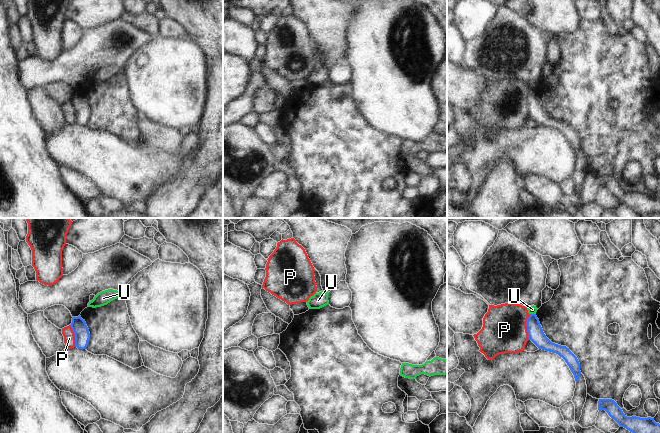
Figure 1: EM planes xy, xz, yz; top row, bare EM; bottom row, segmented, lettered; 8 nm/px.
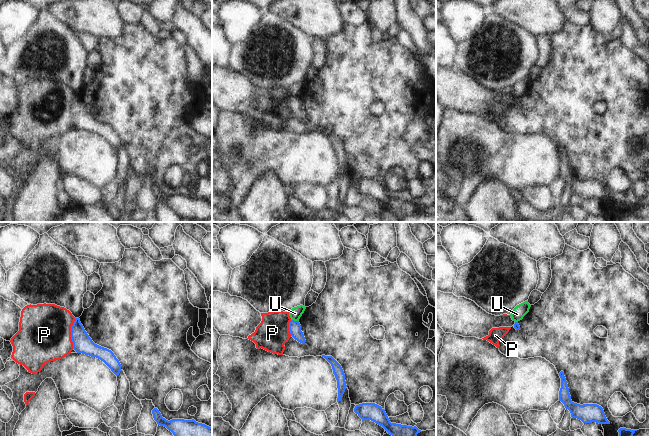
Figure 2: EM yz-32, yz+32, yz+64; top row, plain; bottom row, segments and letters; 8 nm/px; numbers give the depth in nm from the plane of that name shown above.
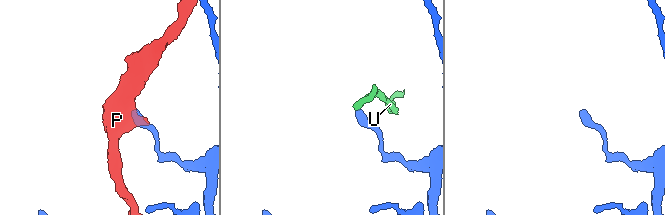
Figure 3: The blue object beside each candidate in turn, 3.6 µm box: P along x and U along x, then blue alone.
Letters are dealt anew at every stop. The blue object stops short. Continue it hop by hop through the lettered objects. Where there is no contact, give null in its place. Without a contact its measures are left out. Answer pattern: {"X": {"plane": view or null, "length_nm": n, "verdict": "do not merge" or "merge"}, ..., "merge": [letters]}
{"P": {"plane": "yz", "length_nm": 200, "verdict": "do not merge"}, "U": {"plane": "yz", "length_nm": 50, "verdict": "do not merge"}, "merge": []}

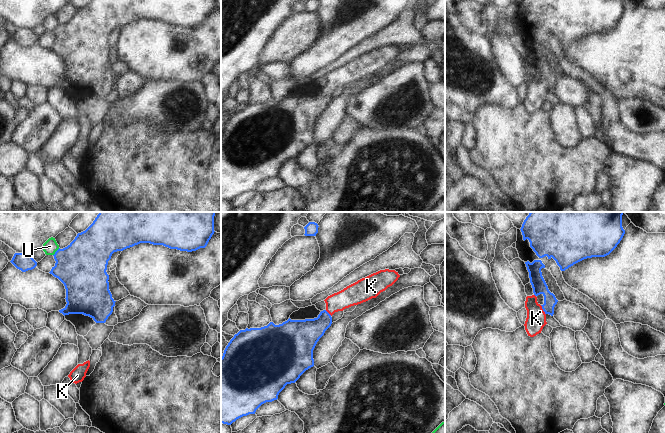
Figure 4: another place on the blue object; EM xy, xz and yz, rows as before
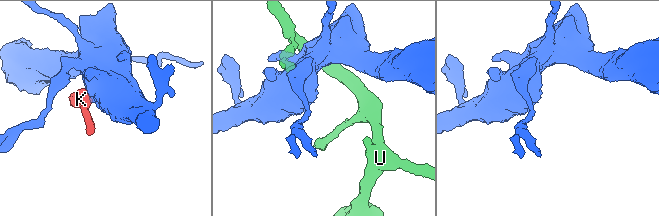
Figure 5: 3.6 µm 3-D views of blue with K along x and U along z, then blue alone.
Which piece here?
{"K": {"plane": "yz", "length_nm": 90, "verdict": "merge"}, "U": {"plane": "xy", "length_nm": 80, "verdict": "do not merge"}, "merge": ["K"]}

